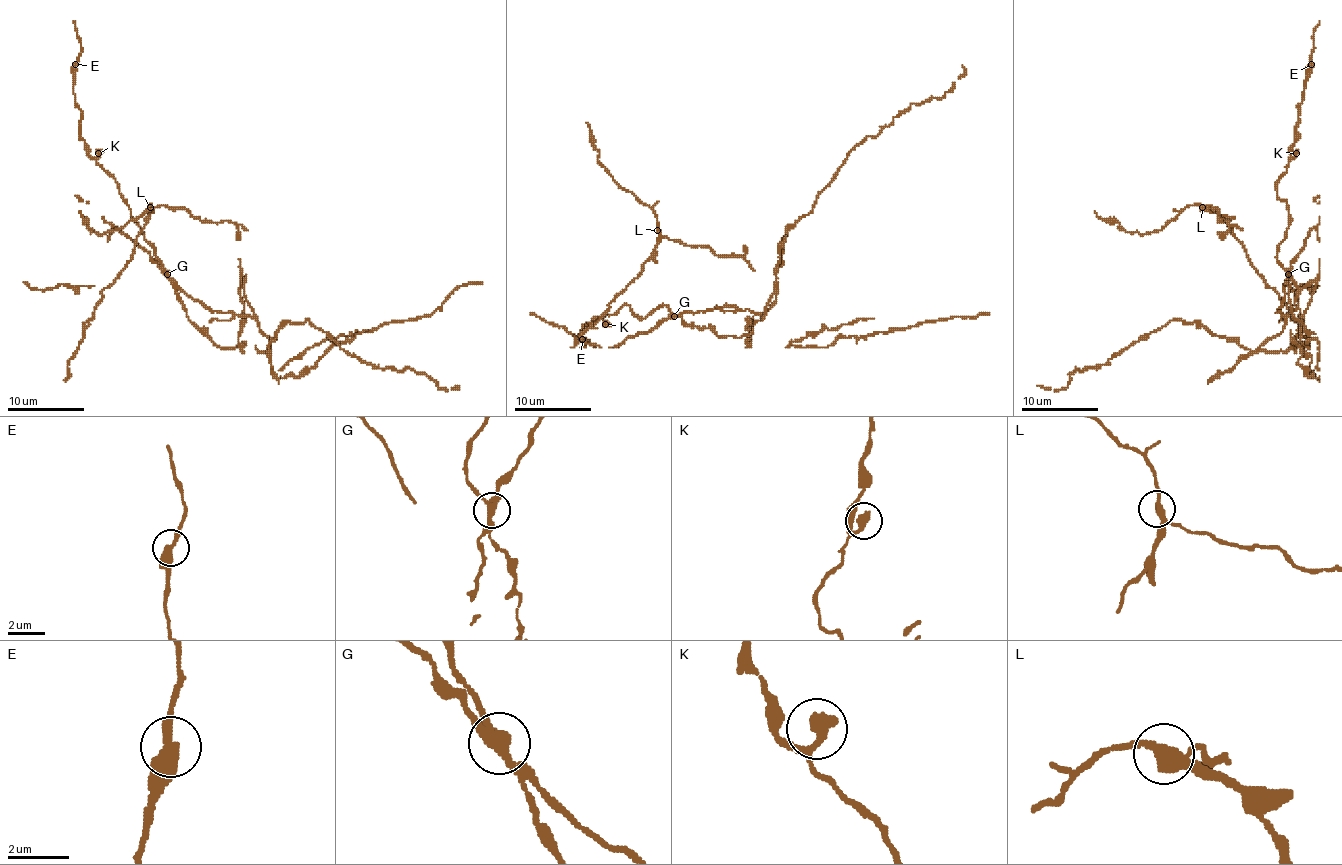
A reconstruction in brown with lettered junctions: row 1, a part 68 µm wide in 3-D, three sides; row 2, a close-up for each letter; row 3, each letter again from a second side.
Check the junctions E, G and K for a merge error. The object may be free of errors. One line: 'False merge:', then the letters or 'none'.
False merge: G

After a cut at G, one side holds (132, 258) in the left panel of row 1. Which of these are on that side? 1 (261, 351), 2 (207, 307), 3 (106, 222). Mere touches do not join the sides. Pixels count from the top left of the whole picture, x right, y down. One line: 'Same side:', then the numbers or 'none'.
Same side: 2, 3

